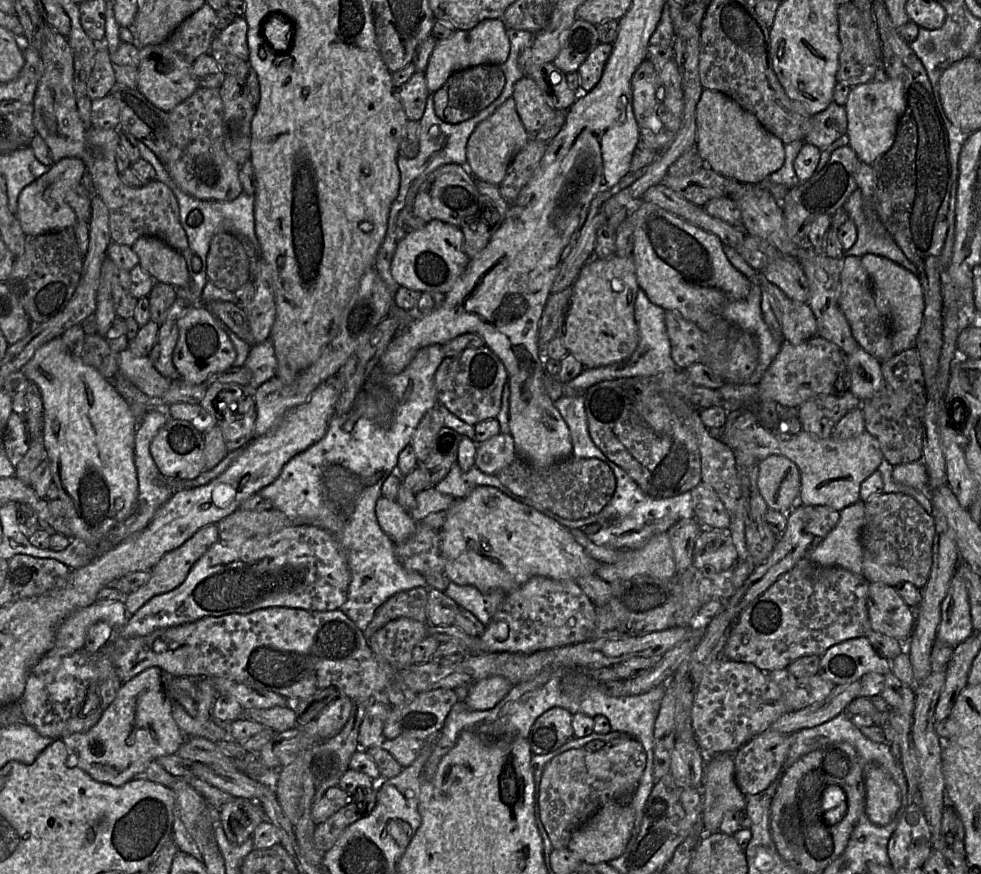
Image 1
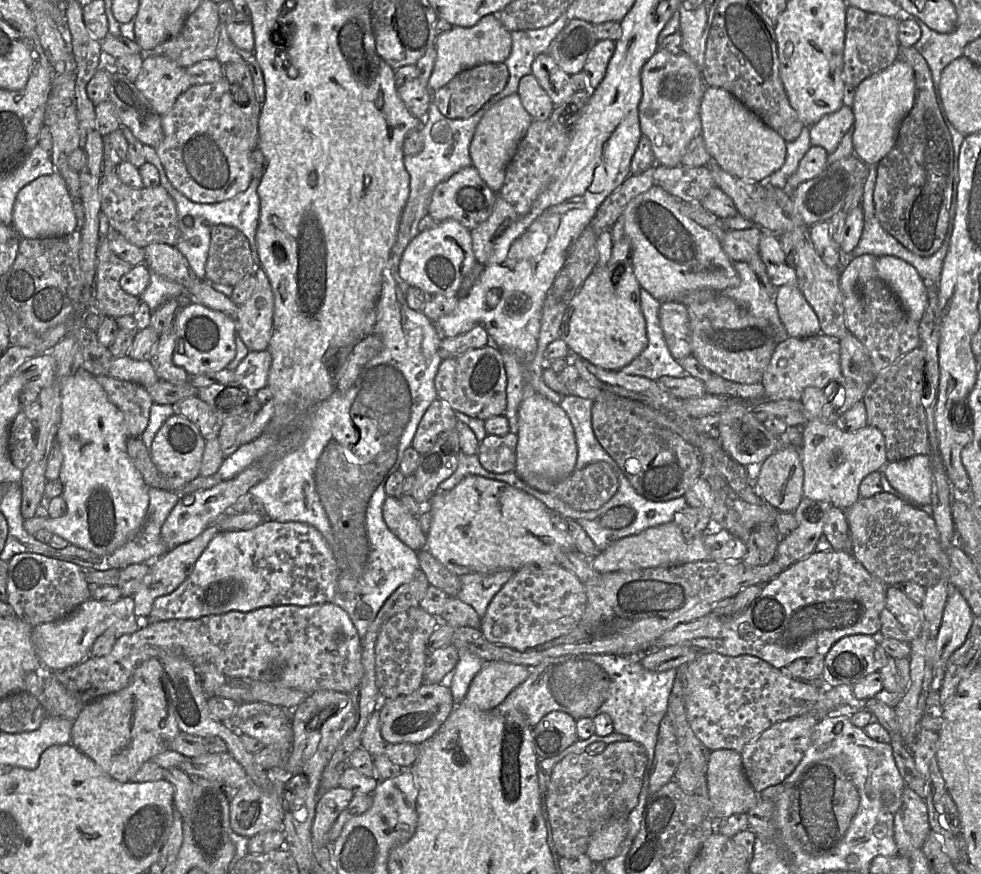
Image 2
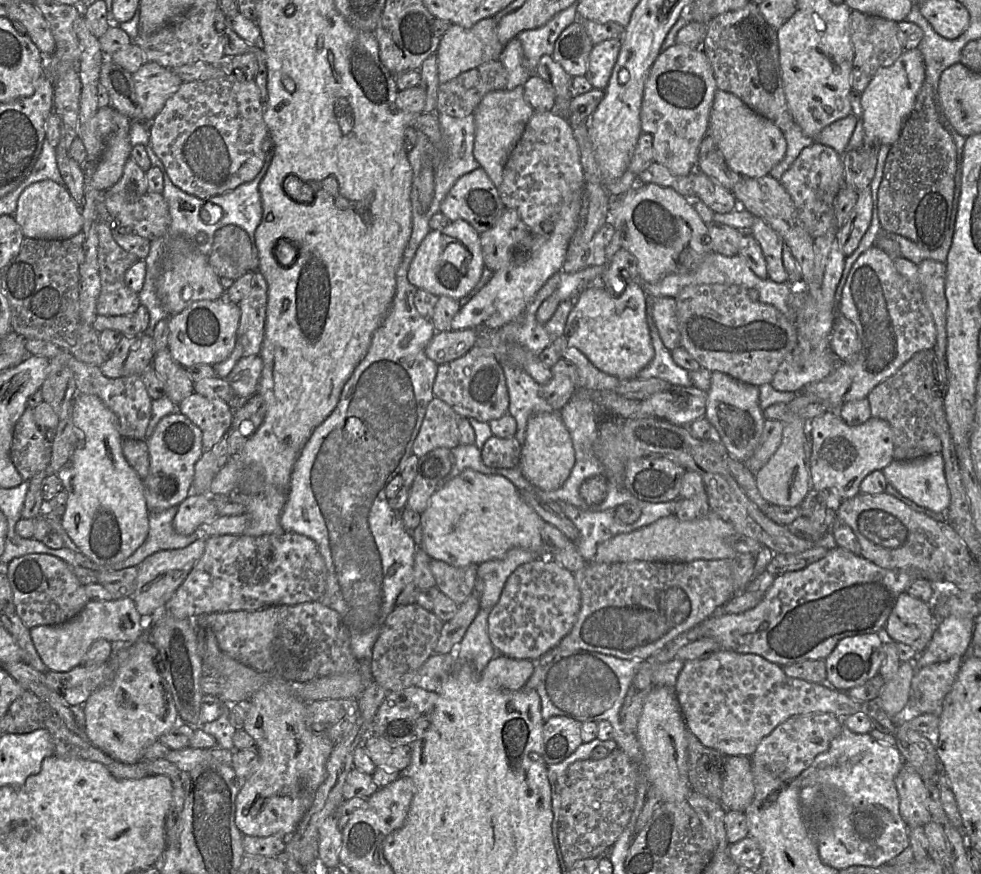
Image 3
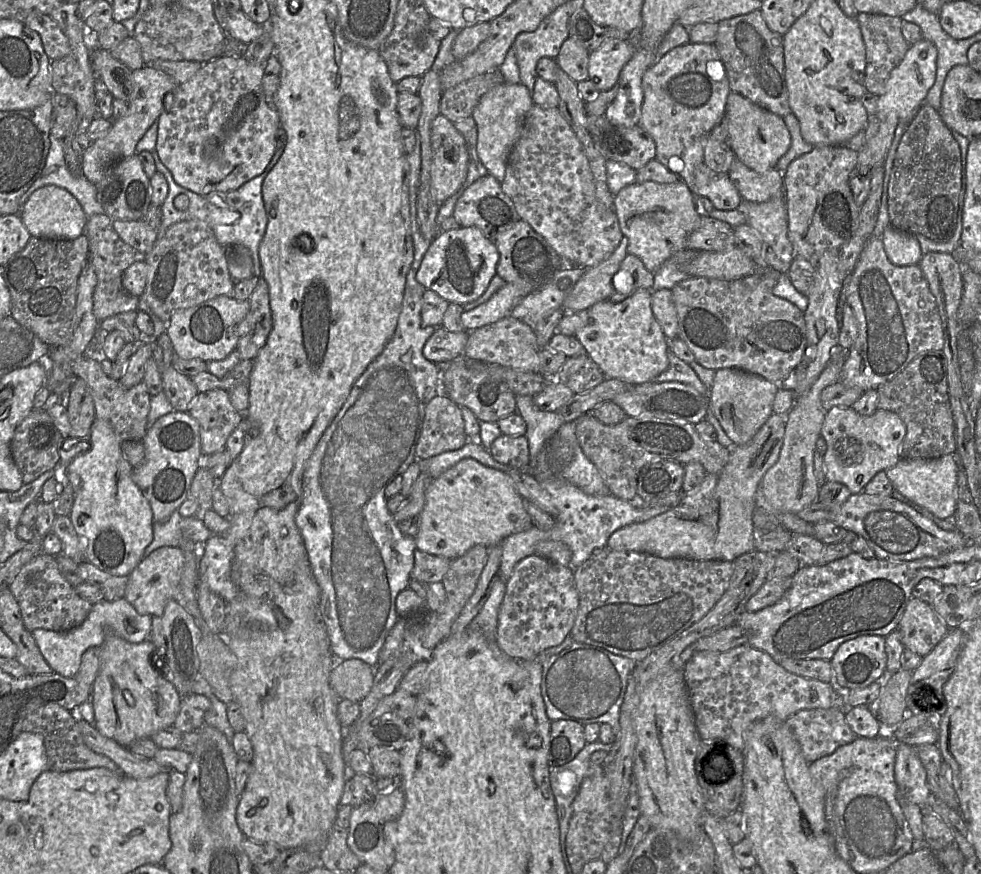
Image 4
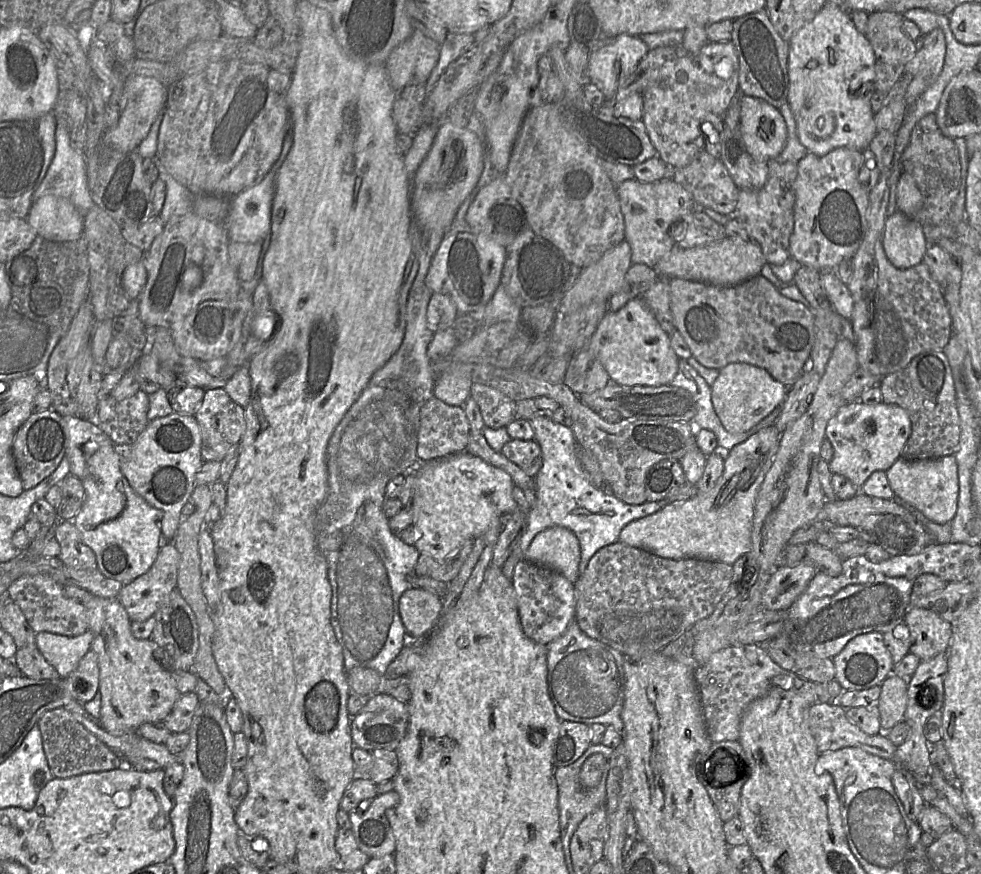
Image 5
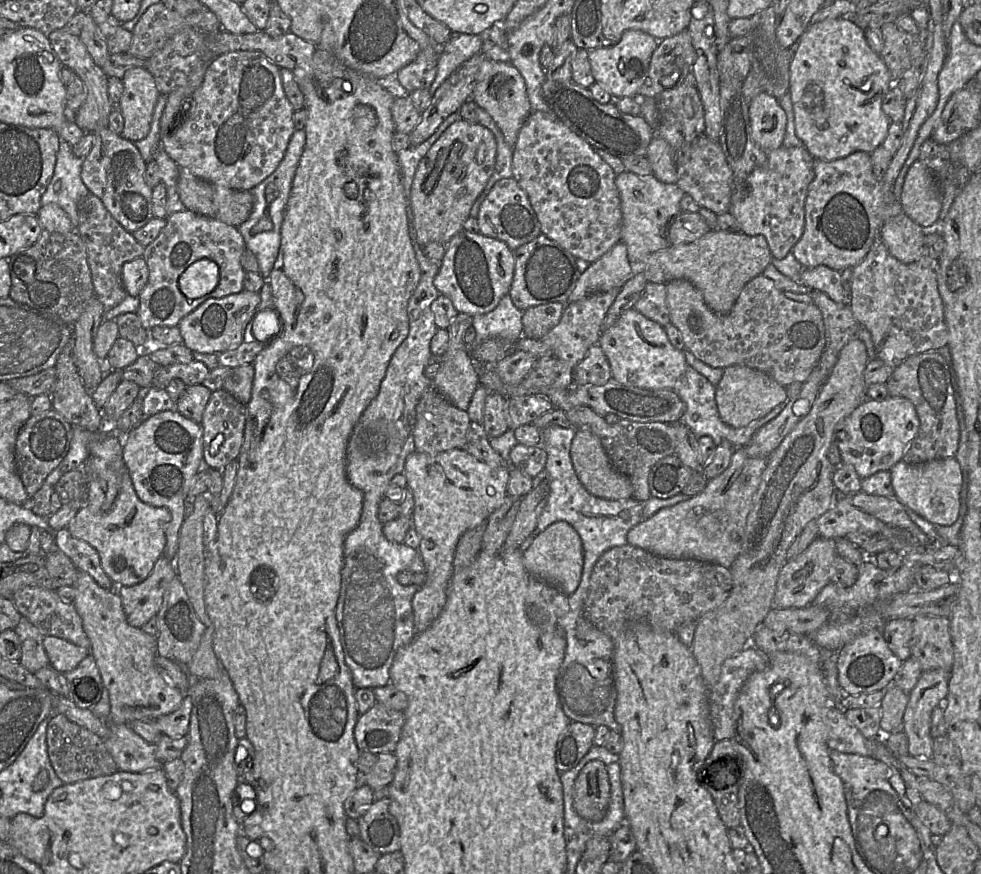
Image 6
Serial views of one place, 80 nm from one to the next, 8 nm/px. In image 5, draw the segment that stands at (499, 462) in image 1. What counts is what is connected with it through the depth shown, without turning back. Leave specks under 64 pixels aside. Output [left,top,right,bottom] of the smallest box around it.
[501,439,542,479]

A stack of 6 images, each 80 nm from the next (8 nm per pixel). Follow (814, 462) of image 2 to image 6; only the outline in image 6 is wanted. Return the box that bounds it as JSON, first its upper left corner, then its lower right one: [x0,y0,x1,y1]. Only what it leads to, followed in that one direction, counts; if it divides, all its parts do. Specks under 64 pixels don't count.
[834,396,920,480]

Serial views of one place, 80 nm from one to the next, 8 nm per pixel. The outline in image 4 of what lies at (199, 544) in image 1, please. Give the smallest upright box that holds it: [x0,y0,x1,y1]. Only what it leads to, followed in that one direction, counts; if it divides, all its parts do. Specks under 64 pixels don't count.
[124,546,184,616]

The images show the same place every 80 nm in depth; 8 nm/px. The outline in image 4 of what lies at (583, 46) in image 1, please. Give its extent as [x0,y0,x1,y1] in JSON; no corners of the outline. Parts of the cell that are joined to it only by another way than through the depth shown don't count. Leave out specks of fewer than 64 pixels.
[554,37,589,82]

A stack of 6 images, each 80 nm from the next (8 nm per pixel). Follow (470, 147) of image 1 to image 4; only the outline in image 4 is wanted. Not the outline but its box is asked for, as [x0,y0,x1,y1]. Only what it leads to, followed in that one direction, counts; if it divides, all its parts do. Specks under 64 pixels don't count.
[471,82,533,182]

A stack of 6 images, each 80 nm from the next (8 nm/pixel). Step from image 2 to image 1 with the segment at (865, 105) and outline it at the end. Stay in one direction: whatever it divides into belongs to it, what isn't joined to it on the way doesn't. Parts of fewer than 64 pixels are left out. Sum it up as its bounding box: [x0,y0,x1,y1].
[846,77,906,165]

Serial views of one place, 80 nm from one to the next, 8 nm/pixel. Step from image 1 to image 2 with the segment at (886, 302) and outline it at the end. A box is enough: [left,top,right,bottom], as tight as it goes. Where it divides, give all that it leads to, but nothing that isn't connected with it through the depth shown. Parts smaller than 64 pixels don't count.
[875,256,928,323]

